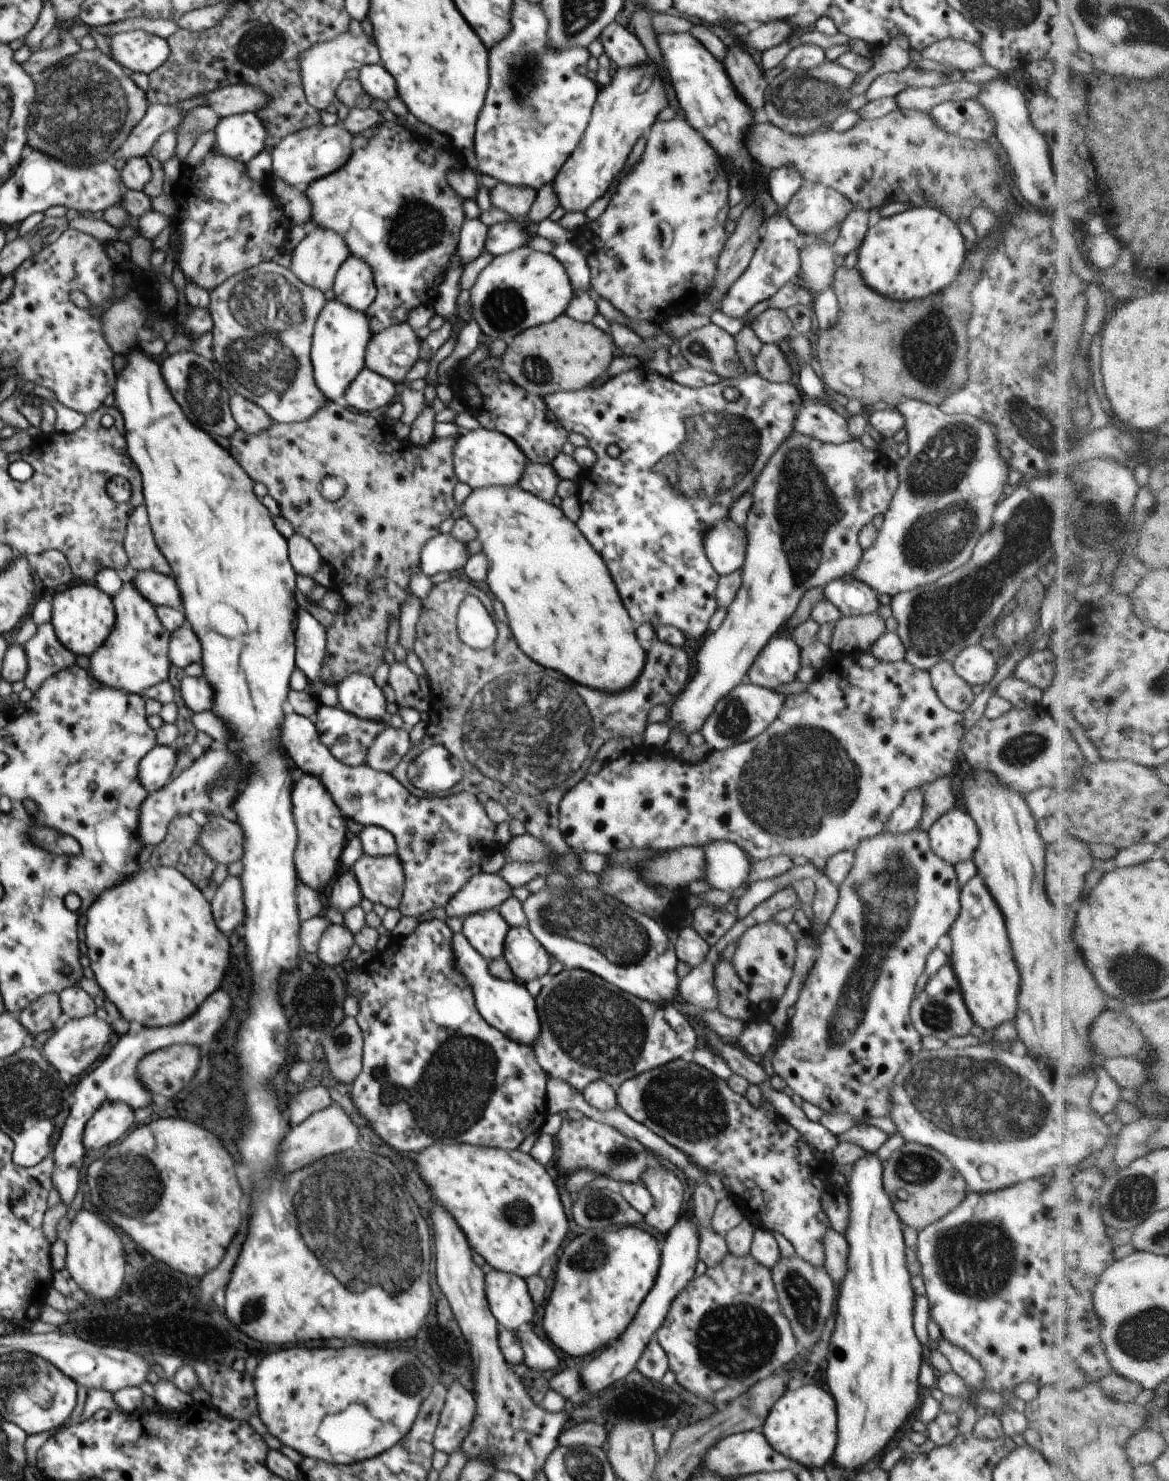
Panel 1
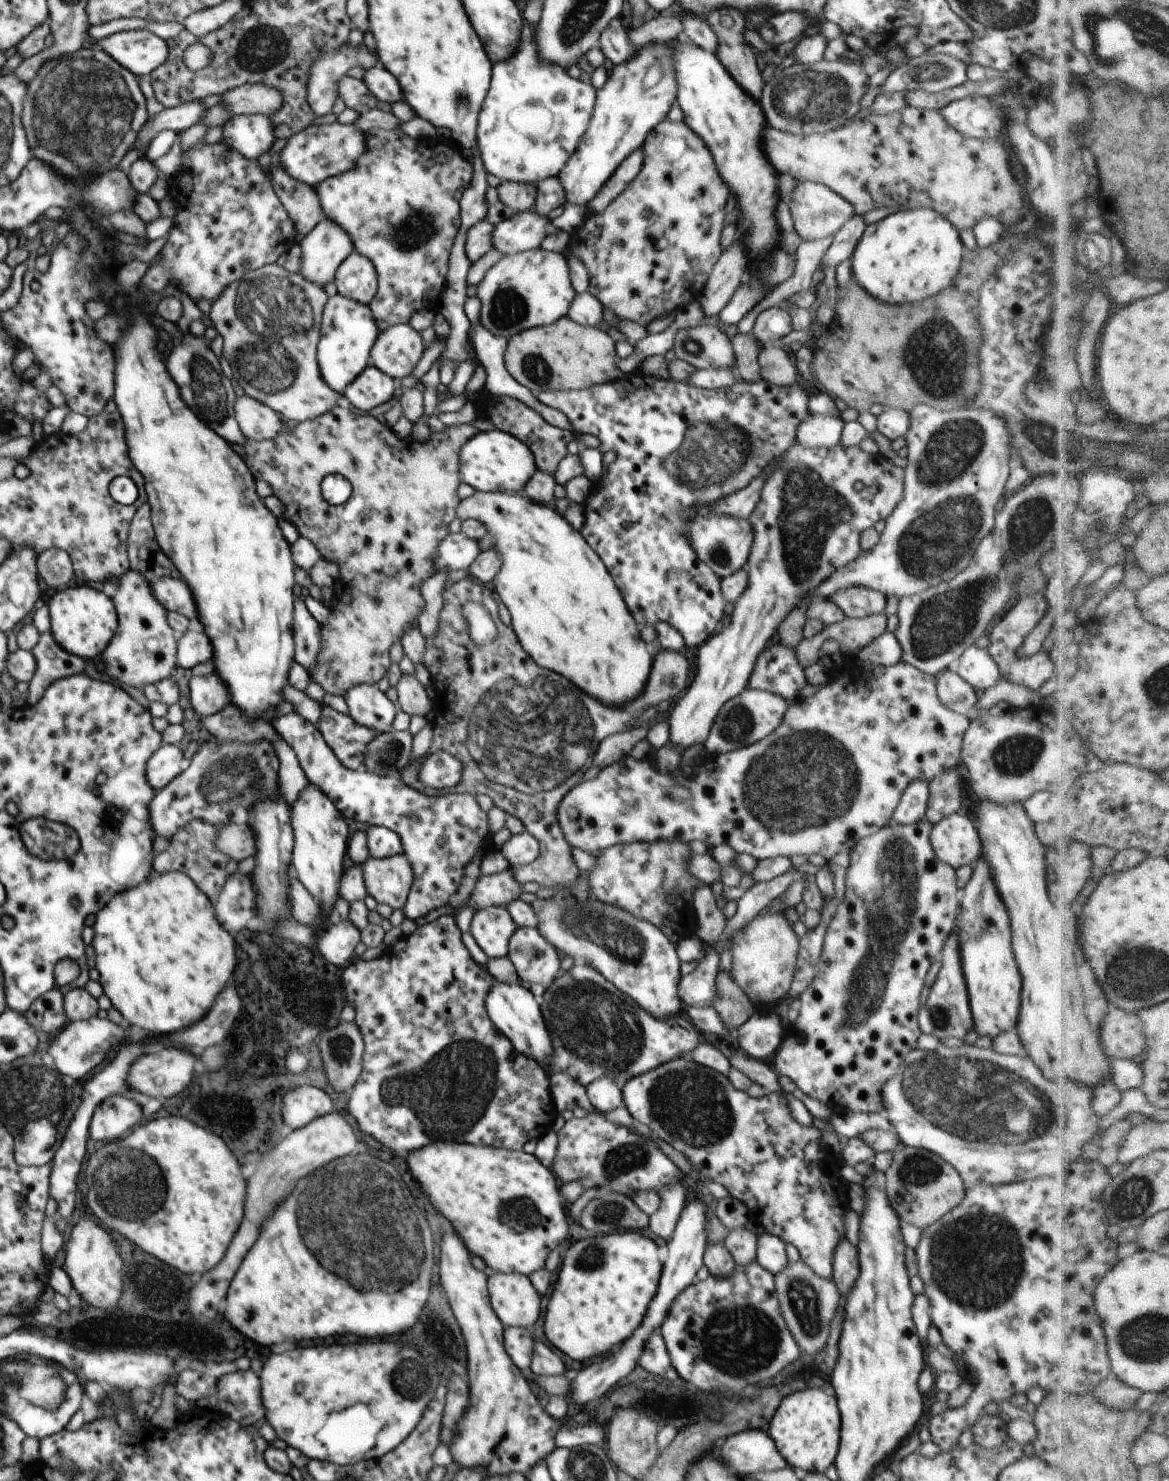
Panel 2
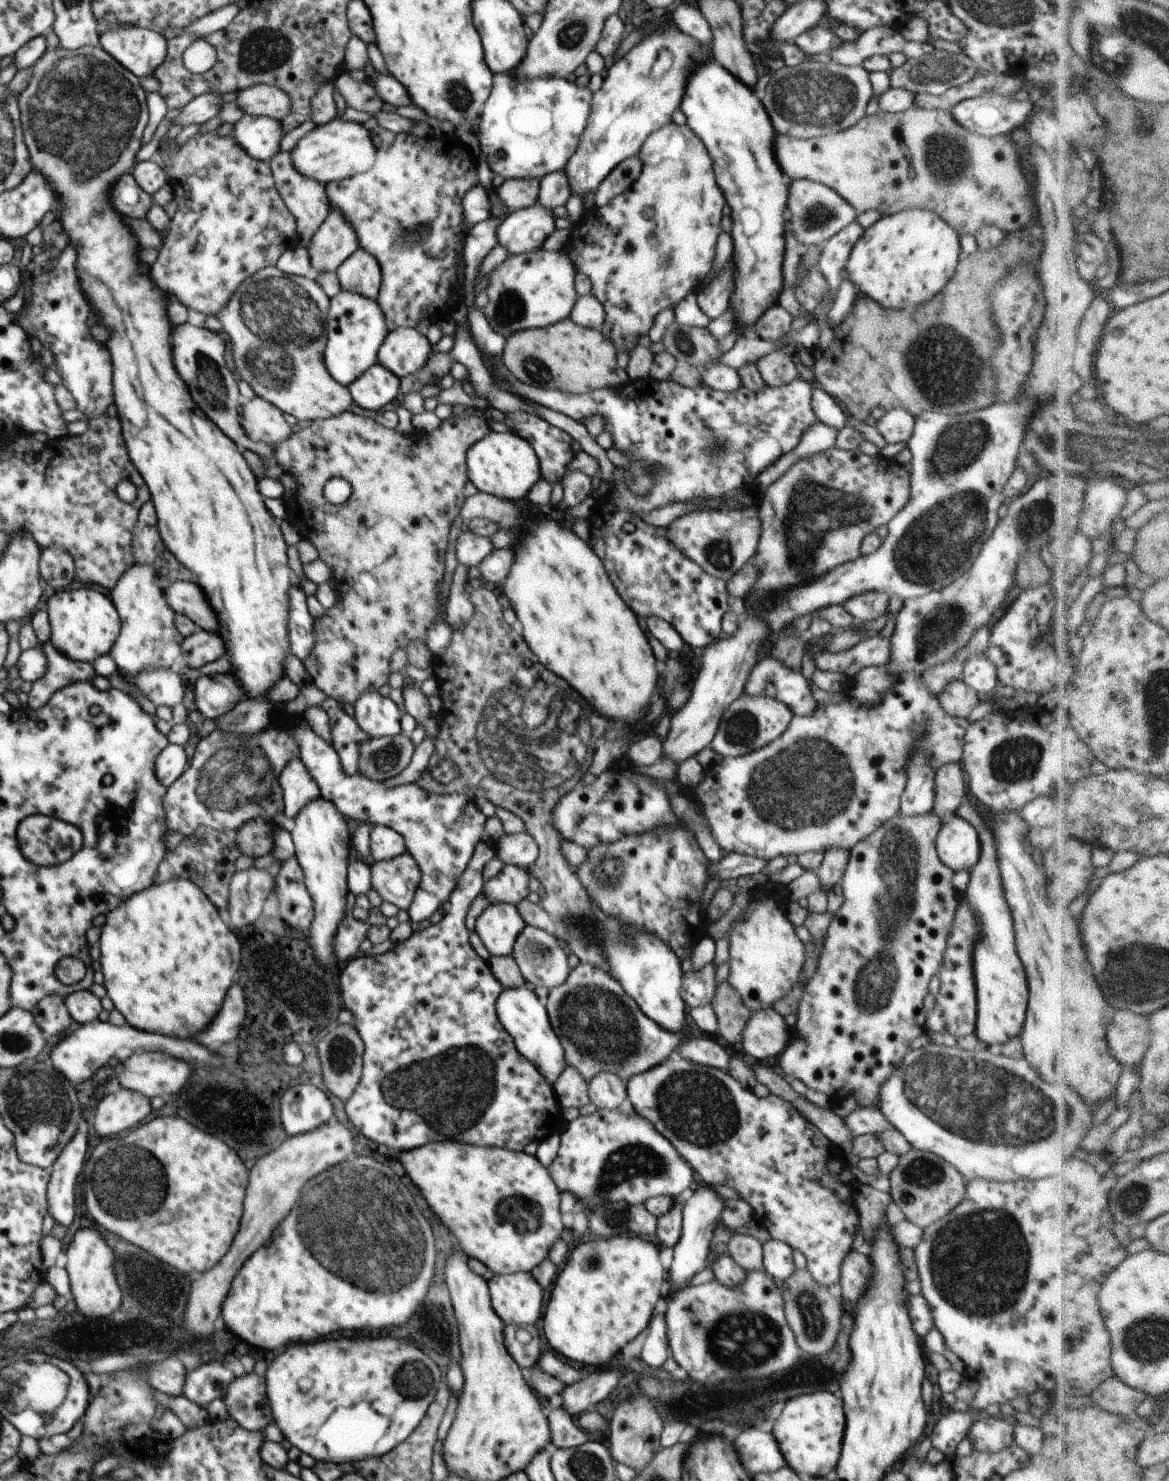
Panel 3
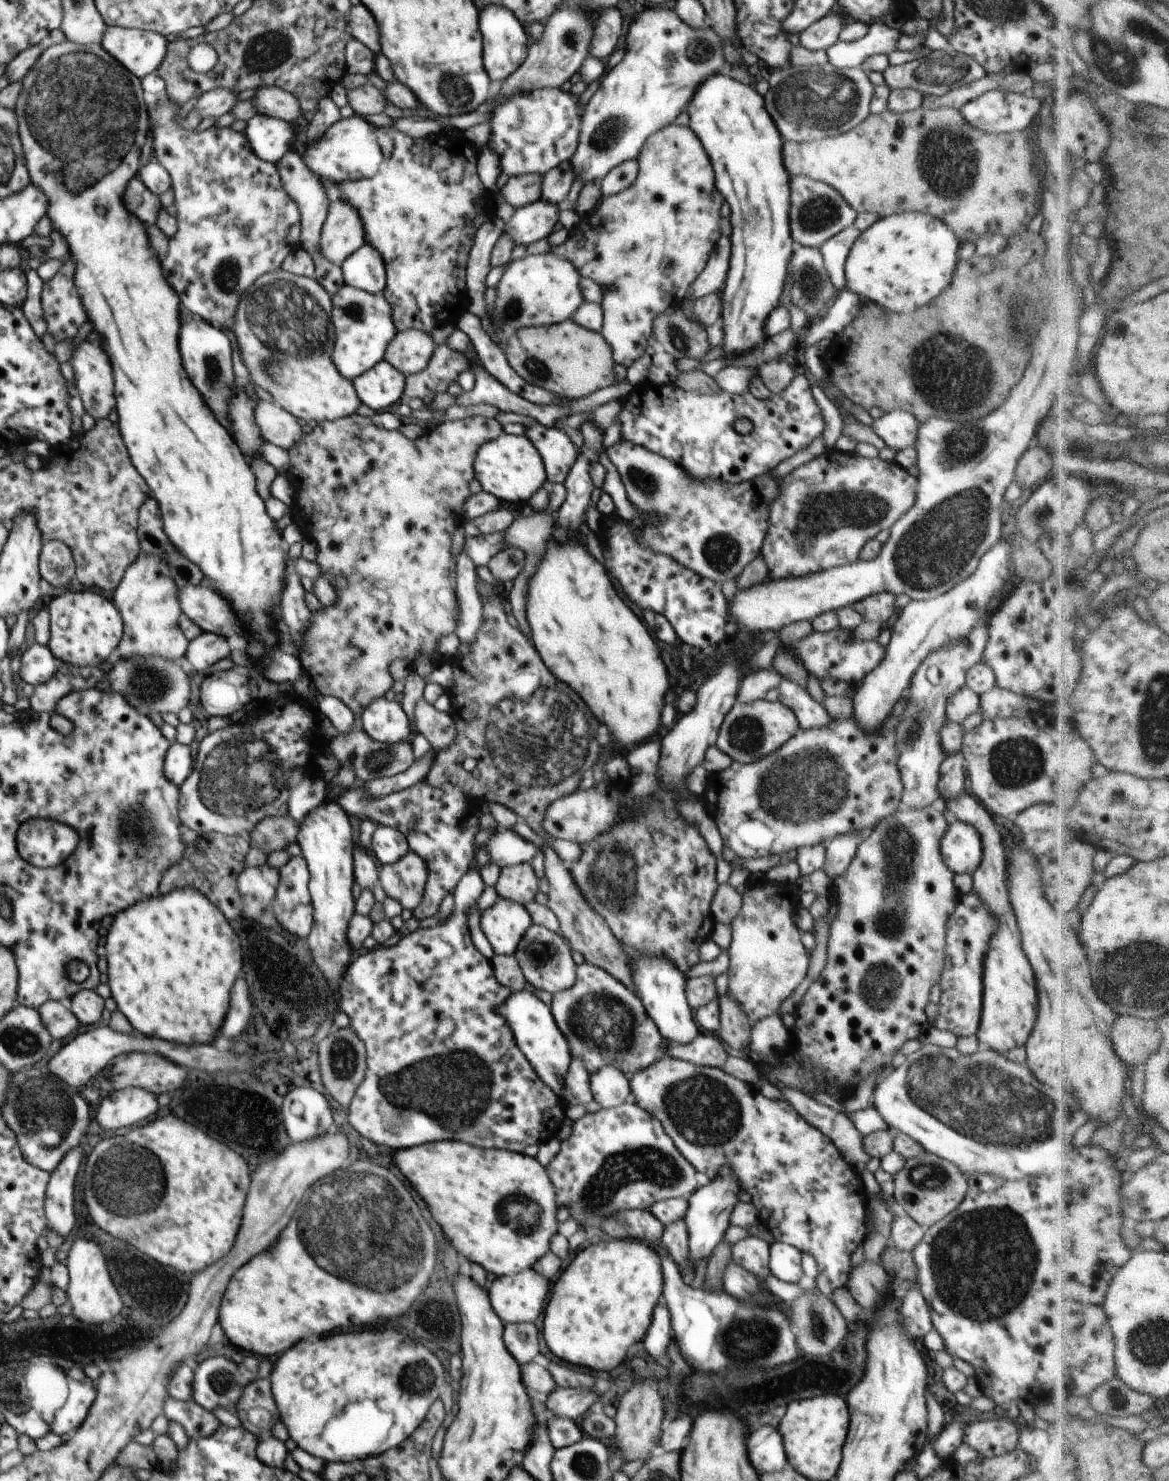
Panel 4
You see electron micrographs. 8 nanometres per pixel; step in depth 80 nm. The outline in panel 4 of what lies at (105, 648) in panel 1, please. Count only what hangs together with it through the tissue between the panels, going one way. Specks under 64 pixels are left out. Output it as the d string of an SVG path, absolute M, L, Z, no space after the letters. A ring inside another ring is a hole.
M140 553L124 571L112 601L123 620L123 637L115 657L134 659L136 655L144 658L158 655L175 661L185 656L189 640L179 626L183 613L179 605L179 586L170 574L169 564L160 555Z

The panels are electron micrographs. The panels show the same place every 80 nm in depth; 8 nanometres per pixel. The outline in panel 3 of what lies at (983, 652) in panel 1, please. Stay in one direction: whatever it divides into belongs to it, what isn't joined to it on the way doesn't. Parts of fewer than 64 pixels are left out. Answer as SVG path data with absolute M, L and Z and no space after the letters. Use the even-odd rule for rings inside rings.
M986 654L966 658L962 680L977 694L992 693L1000 685L996 676L996 666L986 658Z

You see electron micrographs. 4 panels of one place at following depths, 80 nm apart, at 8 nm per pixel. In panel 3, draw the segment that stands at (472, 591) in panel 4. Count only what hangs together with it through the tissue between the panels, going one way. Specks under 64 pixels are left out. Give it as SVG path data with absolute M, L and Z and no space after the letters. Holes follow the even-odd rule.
M457 564L453 574L453 582L450 587L450 596L446 604L445 622L452 628L462 628L472 618L475 608L468 596L466 584L468 580L469 566Z

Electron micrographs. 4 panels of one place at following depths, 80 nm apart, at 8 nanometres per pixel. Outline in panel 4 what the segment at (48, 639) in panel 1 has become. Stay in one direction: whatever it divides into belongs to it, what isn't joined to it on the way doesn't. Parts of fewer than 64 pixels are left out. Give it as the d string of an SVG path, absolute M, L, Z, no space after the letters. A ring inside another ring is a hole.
M59 662L56 674L44 684L35 686L29 698L29 713L53 713L56 703L67 694L96 688L96 684L106 676L102 667L77 667Z

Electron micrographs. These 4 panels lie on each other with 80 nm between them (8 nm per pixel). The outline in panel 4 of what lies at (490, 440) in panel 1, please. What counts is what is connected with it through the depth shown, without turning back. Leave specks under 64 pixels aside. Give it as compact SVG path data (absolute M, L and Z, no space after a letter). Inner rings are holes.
M502 433L498 438L485 442L476 453L473 467L482 488L499 498L500 502L528 502L540 487L548 485L543 458L524 435Z

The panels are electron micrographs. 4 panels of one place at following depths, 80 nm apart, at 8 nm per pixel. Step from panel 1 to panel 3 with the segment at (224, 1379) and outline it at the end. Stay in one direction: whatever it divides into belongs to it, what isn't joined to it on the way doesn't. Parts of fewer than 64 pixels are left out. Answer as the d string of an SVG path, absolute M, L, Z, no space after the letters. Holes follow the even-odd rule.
M254 1372L234 1378L223 1401L230 1418L245 1430L264 1432L273 1423L266 1400L266 1380Z

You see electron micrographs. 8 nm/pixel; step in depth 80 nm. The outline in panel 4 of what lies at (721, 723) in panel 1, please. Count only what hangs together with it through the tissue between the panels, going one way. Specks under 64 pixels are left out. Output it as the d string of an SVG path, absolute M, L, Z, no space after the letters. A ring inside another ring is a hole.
M757 700L750 704L734 703L721 724L715 745L733 761L752 764L776 752L799 728L796 715L781 702Z

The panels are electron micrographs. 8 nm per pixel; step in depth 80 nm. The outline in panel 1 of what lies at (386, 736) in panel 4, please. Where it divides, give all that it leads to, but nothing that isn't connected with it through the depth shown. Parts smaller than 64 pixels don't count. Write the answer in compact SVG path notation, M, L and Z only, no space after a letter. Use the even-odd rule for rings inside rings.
M352 673L340 681L338 692L339 706L347 713L356 715L365 721L387 722L391 716L386 711L388 702L372 677L362 673Z

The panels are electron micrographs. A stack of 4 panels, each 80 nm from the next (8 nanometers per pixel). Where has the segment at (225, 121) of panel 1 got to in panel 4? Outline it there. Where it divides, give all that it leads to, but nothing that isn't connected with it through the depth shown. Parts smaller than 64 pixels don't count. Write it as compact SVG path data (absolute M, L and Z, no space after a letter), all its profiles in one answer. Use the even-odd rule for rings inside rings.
M260 113L247 120L247 126L243 133L256 156L276 164L288 151L293 150L294 138L298 134L297 129L298 125L294 123Z

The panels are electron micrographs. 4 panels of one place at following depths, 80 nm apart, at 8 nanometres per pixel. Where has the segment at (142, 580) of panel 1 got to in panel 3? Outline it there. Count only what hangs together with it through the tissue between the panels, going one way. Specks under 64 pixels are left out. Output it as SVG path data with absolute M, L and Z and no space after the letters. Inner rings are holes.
M188 581L172 582L162 587L168 606L175 613L187 616L199 629L220 632L220 622L198 584Z

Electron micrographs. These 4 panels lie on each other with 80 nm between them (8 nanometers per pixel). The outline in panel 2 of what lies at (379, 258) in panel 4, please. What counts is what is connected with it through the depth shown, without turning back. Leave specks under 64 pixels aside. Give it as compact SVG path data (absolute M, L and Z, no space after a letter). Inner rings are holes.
M353 252L336 270L333 283L338 295L368 306L376 297L378 276L372 262L366 256Z

